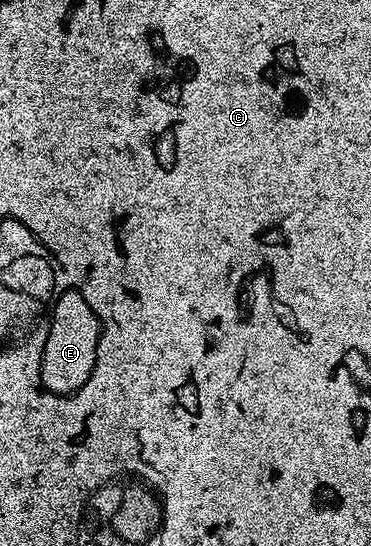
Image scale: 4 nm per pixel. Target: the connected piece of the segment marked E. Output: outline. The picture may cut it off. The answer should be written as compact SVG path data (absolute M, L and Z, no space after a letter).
M76 288L68 289L64 293L62 291L52 305L50 330L47 331L41 362L42 384L47 392L59 396L74 395L88 380L96 362L102 332L102 325L84 296Z

